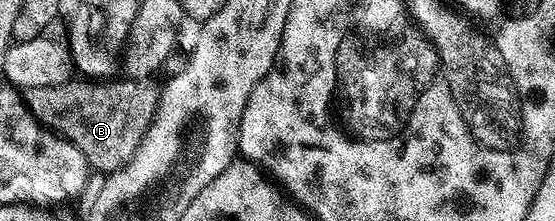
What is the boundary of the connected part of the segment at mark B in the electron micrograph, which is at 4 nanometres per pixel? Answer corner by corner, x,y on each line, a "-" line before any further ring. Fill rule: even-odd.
67,81
60,85
29,88
24,95
26,106
51,131
57,133
61,138
67,139
76,149
80,149
80,153
84,153
84,157
95,172
109,173
120,170
133,157
134,150
138,148
142,140
144,119
142,123
141,93
125,91
118,83
106,83
110,81
74,82

